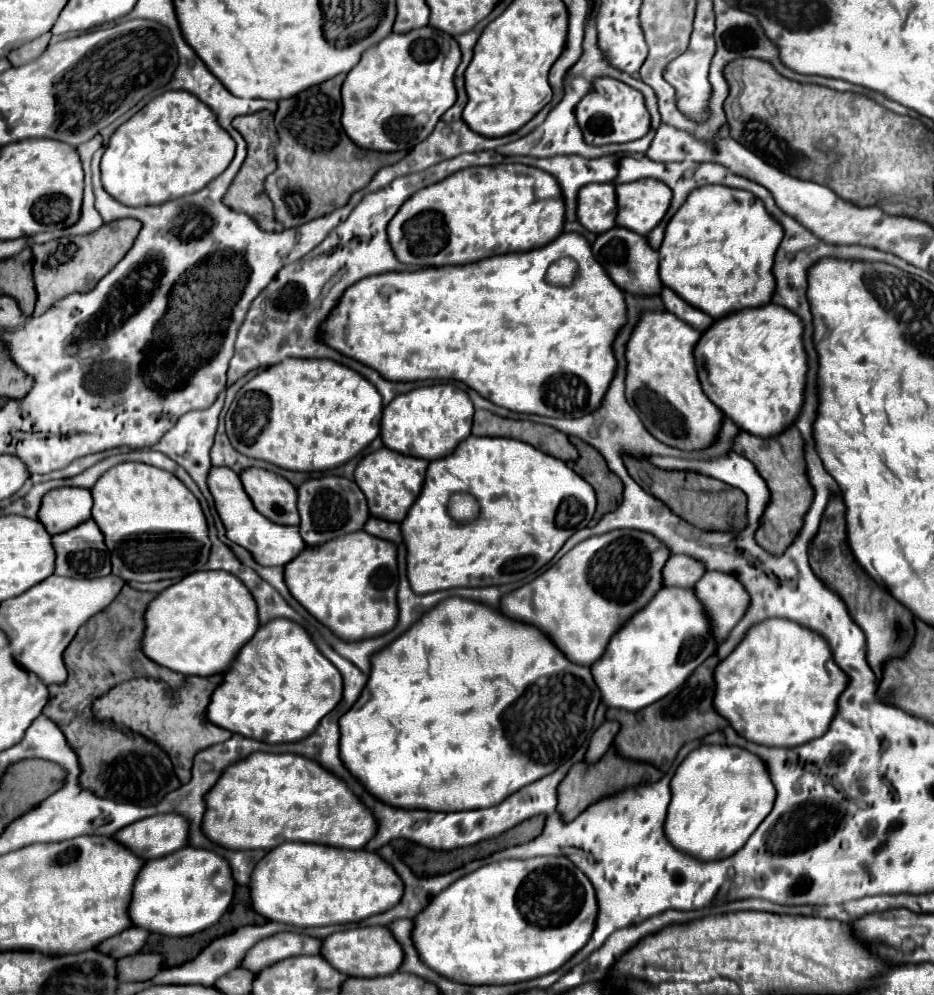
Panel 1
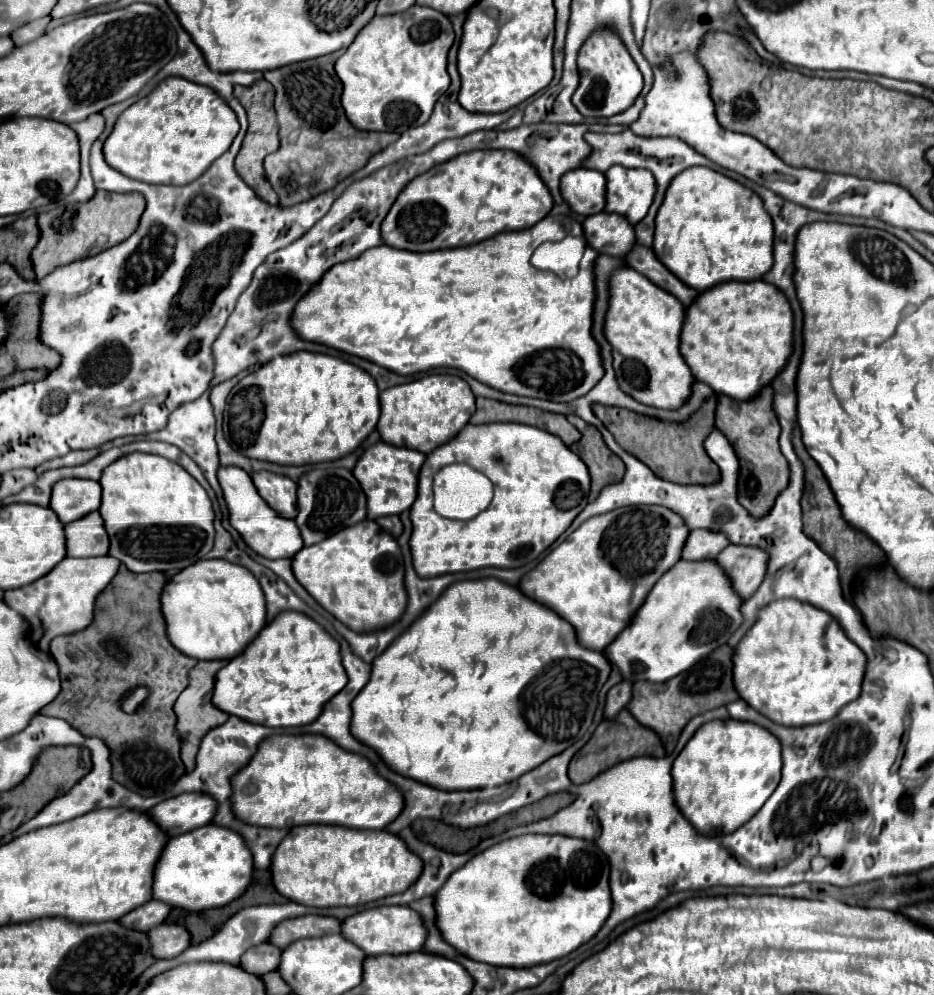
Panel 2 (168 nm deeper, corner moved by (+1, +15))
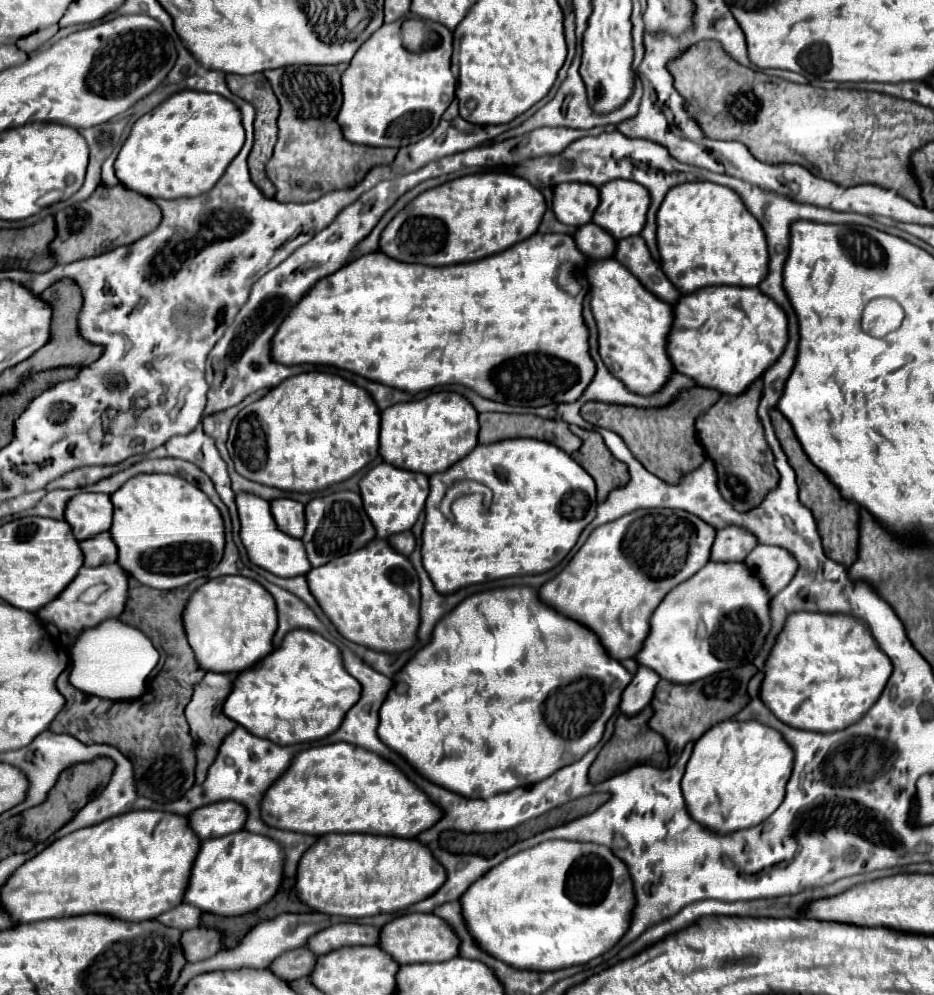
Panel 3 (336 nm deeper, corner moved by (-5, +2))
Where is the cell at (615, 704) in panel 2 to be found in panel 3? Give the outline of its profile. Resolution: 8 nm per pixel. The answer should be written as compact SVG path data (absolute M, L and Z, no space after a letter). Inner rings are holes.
M638 664L638 670L636 670L632 682L622 692L620 712L628 714L628 716L634 716L642 708L646 708L652 700L652 694L654 694L654 688L656 688L658 682L660 682L660 678L654 670Z

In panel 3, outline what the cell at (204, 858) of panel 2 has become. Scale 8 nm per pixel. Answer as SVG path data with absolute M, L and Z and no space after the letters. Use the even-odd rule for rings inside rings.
M240 830L220 838L204 840L192 866L192 876L184 902L220 916L240 916L254 912L272 900L282 884L284 852L282 846L262 834Z

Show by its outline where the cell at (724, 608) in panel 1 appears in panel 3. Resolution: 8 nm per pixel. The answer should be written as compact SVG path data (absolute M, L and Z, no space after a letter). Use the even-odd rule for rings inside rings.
M758 544L744 562L754 568L758 576L762 576L770 596L776 596L780 590L784 590L798 570L796 558L780 546Z

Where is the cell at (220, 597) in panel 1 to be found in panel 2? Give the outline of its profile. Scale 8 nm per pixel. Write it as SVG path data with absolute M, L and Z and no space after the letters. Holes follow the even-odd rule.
M204 559L178 571L166 583L160 601L168 641L194 659L232 659L266 625L264 593L256 577L226 559Z

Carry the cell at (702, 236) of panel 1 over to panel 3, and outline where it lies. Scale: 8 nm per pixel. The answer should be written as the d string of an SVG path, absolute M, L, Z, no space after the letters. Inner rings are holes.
M706 180L678 184L668 190L656 212L656 240L660 252L660 266L668 280L680 294L704 286L758 286L768 270L768 248L764 232L758 220L742 206L742 200L734 190Z

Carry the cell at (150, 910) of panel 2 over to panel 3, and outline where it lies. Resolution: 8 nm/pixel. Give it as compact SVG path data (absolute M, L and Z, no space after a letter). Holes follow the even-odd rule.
M180 904L176 906L174 910L158 916L158 920L166 926L174 926L174 928L180 928L180 930L188 930L188 928L196 928L200 924L200 918L198 918L198 908L192 906L192 904Z

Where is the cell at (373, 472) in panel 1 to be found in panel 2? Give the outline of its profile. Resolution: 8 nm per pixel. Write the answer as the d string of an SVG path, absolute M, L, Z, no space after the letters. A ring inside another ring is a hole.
M384 441L368 447L362 457L358 459L352 473L368 499L368 519L384 517L384 515L398 515L402 511L408 511L410 505L416 499L416 487L418 487L418 473L424 463L426 455L414 449L406 447L394 447Z

